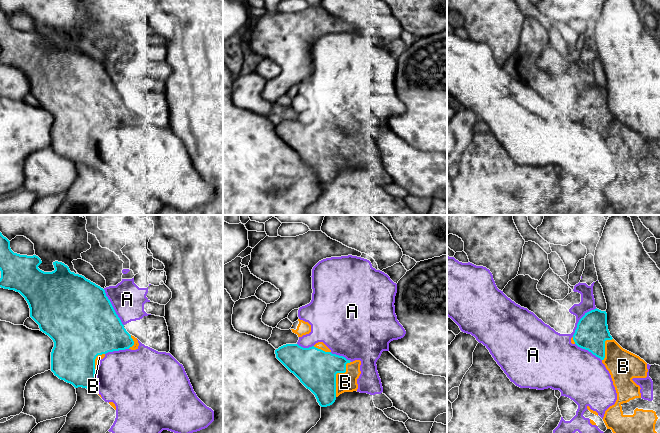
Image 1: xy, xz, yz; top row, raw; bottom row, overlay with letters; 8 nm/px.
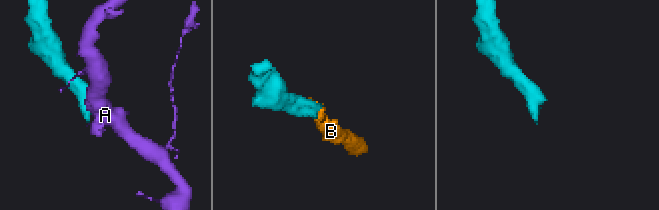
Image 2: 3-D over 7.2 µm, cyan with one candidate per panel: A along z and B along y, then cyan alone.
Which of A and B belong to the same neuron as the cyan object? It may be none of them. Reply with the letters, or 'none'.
B

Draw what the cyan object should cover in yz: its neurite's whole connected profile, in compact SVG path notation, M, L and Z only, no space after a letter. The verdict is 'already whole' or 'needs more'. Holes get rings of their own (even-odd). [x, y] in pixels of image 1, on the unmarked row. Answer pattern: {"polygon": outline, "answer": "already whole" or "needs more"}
{"polygon": "M591 86L579 96L571 119L588 126L602 136L609 147L617 176L604 190L603 197L618 215L660 215L655 207L658 195L653 186L636 184L633 191L624 191L622 180L641 174L640 162L633 154L647 153L647 139L623 125L610 111L607 89Z", "answer": "needs more"}

